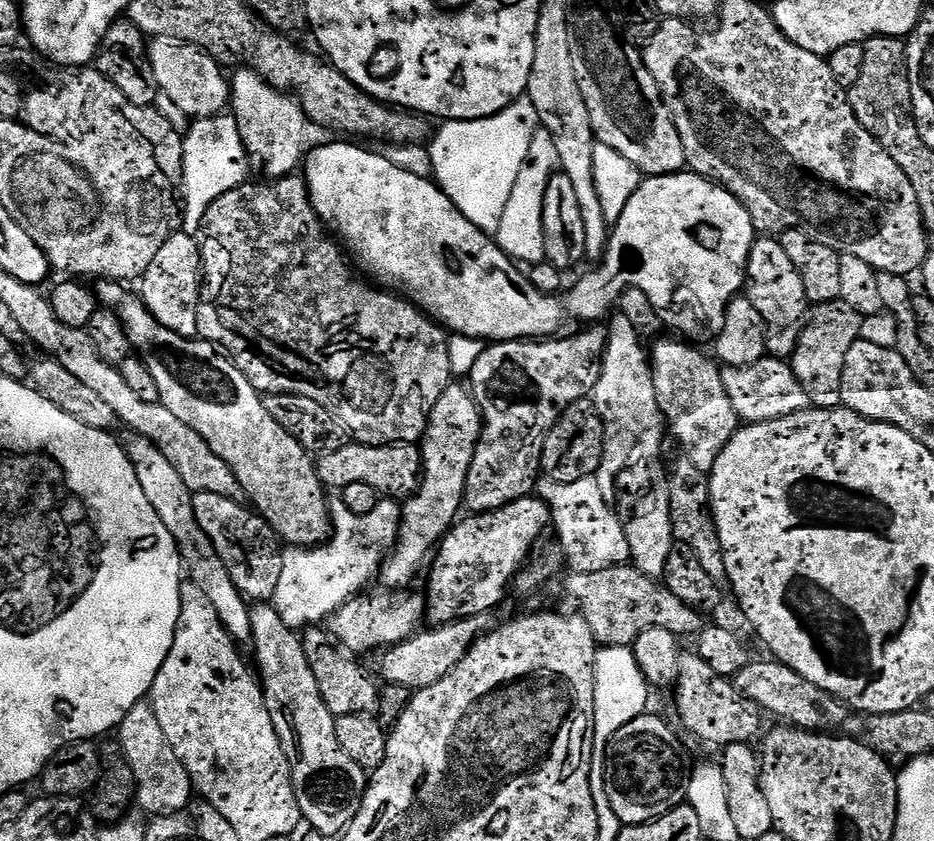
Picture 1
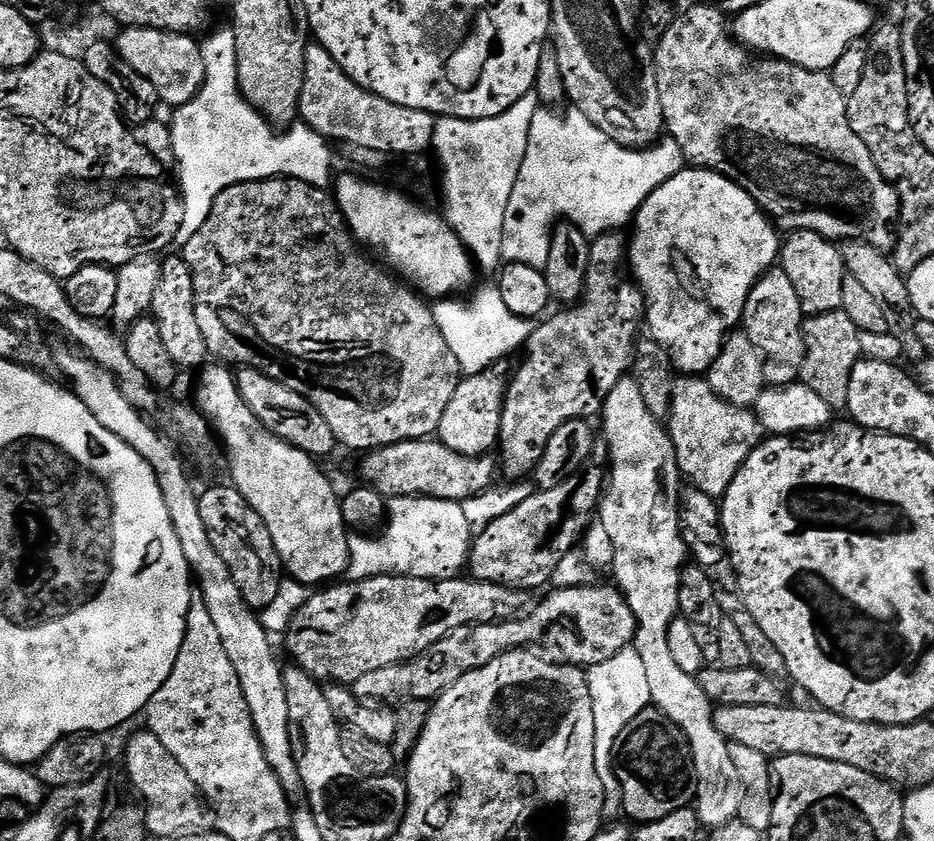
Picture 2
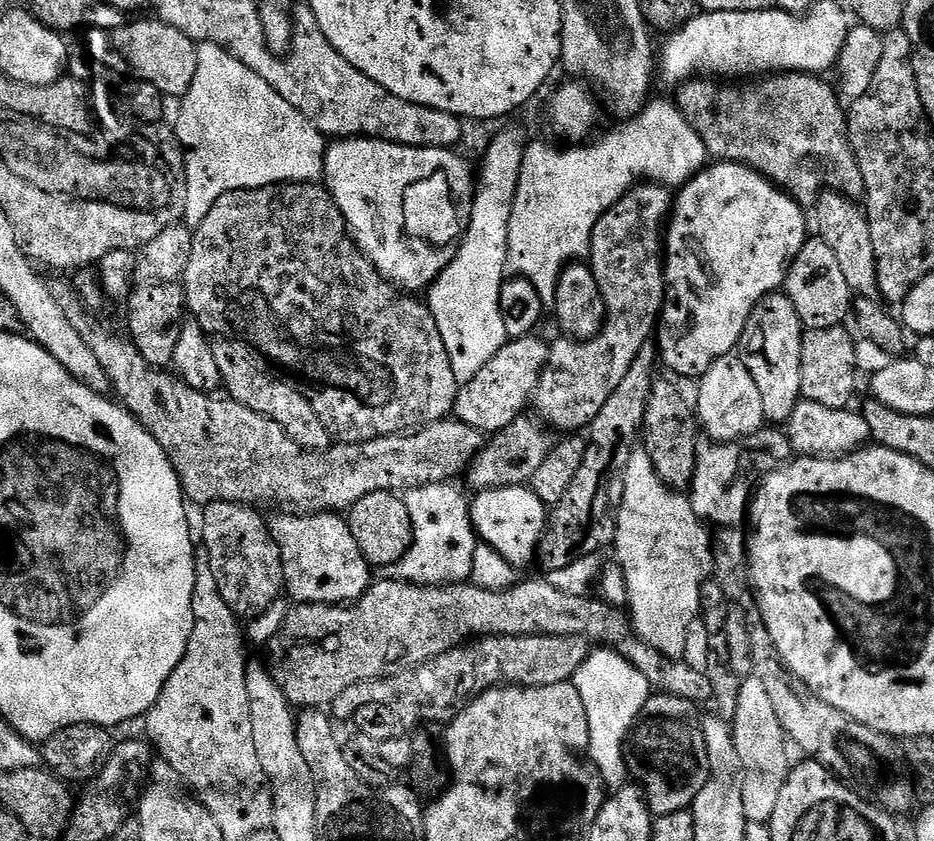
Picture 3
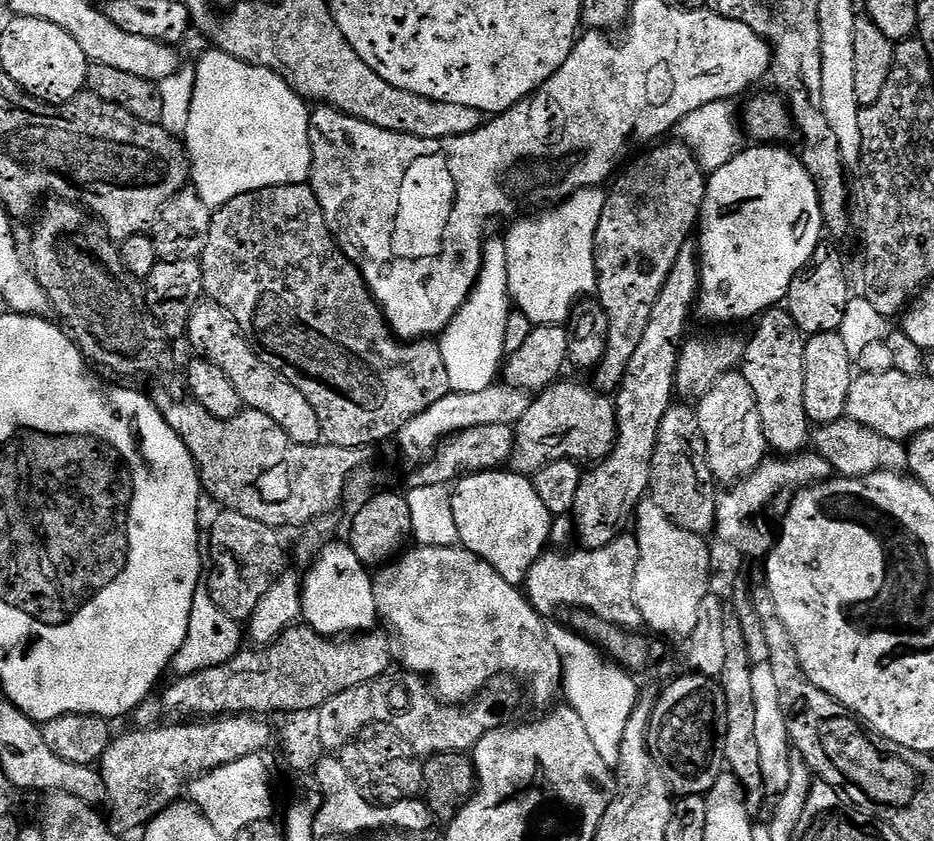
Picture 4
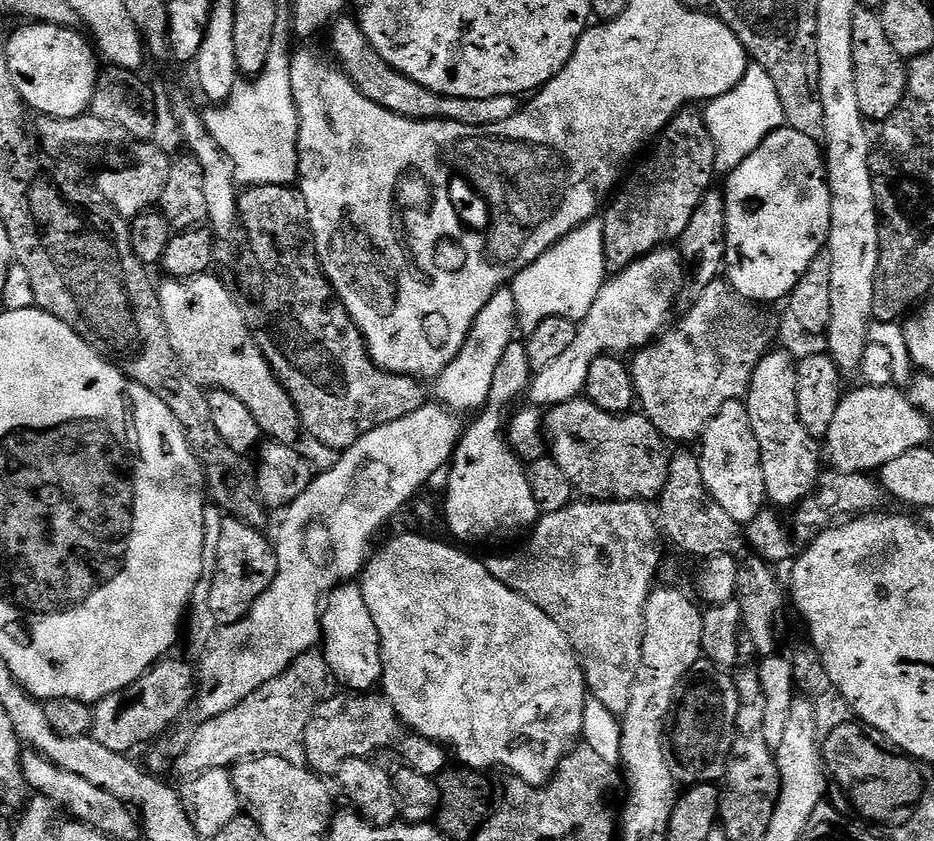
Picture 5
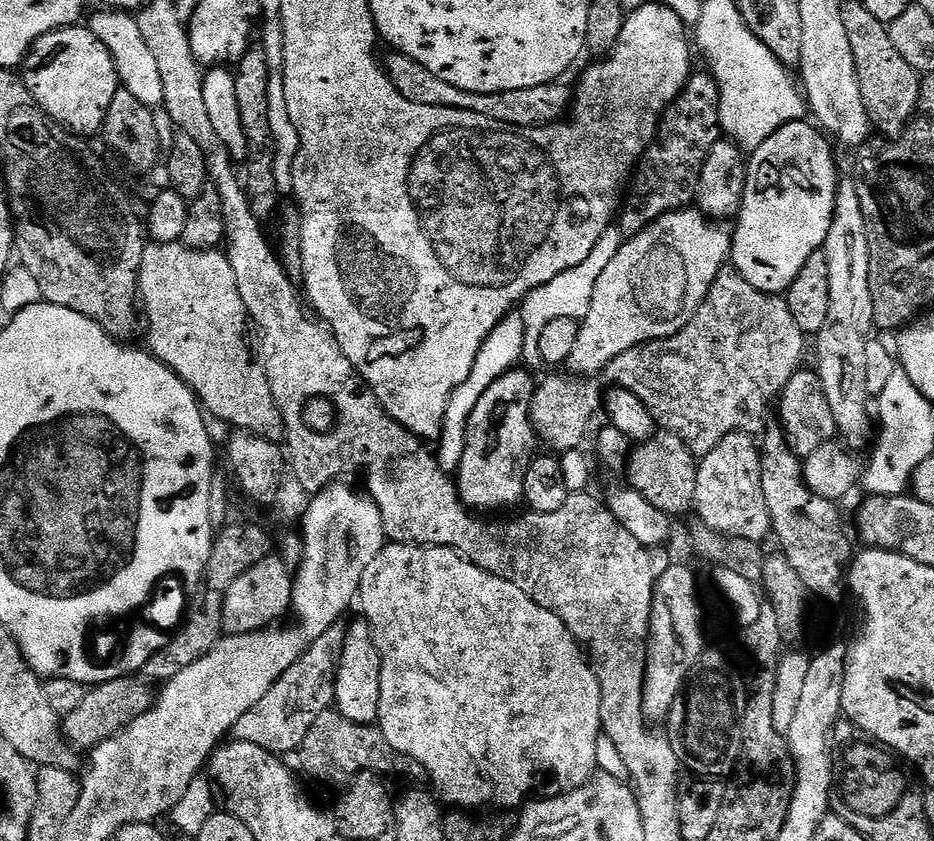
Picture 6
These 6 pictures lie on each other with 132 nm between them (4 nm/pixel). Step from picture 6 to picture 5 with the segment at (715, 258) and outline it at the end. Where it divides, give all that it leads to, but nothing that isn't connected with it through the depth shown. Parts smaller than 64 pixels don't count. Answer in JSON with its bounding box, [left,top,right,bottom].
[526,246,686,410]

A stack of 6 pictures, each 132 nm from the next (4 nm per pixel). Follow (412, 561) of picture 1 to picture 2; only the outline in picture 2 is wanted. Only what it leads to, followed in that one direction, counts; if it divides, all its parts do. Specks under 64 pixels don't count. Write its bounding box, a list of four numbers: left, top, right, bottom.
[438,366,506,456]

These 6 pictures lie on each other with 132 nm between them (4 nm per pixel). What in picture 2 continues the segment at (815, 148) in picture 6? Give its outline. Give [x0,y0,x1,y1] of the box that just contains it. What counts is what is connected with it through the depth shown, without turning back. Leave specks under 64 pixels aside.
[628,167,781,376]

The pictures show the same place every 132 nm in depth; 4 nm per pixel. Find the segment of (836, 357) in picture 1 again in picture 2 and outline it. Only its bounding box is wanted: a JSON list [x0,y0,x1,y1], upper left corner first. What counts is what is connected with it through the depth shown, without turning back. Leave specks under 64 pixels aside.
[800,311,862,410]

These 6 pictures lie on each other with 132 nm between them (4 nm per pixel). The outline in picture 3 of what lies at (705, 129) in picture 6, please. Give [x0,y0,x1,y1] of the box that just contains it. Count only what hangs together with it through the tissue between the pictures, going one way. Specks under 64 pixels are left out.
[534,182,674,434]

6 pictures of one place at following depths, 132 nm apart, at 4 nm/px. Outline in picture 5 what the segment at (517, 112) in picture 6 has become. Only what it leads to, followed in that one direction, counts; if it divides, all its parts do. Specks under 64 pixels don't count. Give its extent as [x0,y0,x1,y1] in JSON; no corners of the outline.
[330,15,522,126]

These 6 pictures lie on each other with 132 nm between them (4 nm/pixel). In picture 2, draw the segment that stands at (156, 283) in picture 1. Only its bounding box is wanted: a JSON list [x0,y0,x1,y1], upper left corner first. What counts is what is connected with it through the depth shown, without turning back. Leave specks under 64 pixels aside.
[151,255,210,369]

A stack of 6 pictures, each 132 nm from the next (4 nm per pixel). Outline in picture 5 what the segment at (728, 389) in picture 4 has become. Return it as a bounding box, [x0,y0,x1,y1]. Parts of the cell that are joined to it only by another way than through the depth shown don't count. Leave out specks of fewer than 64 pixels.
[698,400,766,526]

